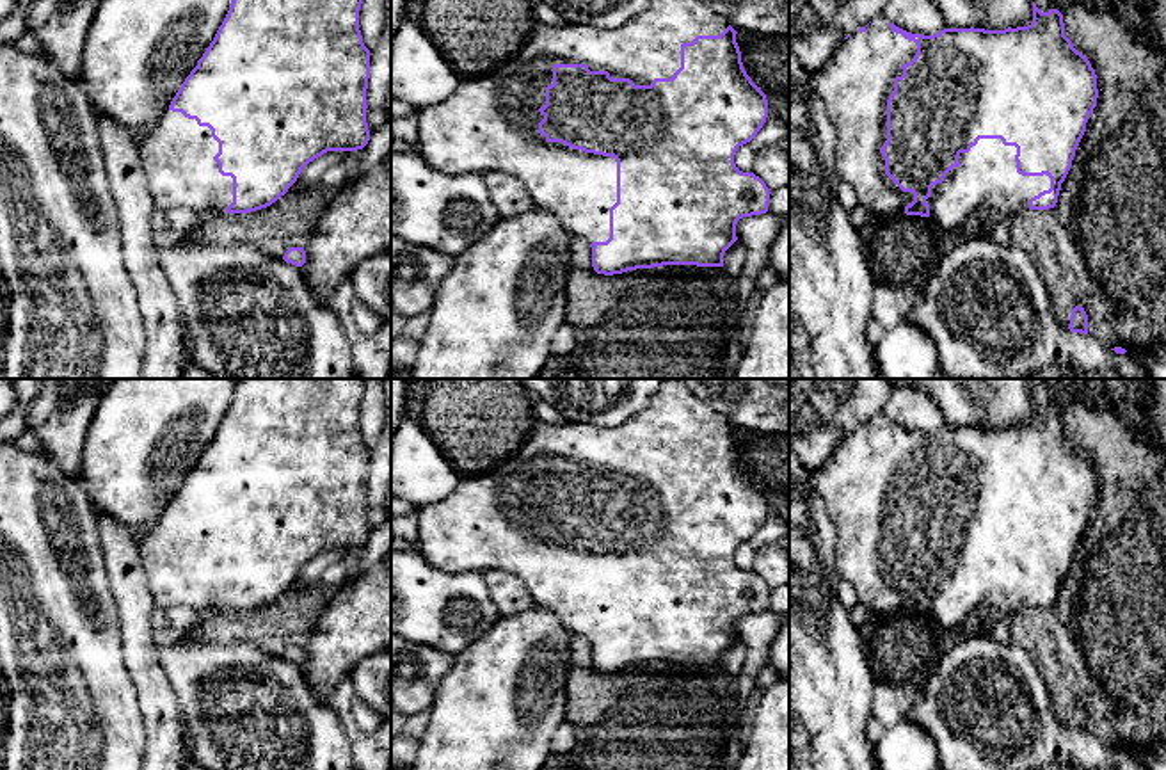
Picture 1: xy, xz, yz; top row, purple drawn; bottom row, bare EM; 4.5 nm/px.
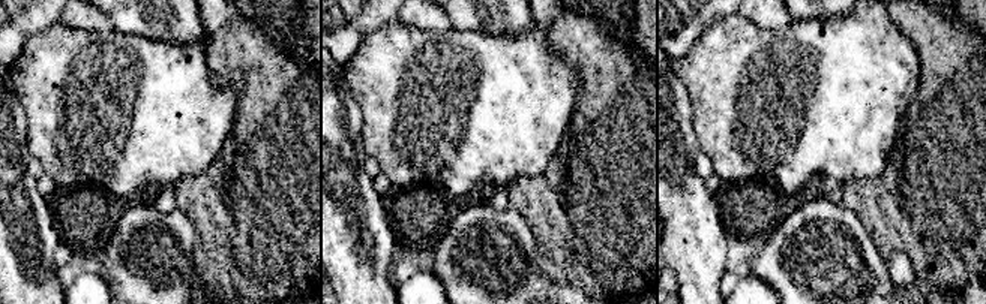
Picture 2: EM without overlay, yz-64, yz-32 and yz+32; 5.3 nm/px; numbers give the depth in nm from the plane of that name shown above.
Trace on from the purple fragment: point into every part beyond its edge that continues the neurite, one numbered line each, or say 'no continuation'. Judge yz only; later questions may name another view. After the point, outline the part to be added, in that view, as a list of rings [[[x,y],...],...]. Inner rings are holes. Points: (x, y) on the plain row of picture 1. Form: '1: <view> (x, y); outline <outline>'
1: yz (987, 578); outline [[[979,537],[969,551],[960,551],[960,565],[953,565],[942,582],[931,585],[930,615],[944,628],[954,628],[979,608],[1011,614],[1029,606],[1029,598],[1050,587],[1050,576],[1022,574],[1017,571],[1017,546],[1004,544],[1001,537]]]

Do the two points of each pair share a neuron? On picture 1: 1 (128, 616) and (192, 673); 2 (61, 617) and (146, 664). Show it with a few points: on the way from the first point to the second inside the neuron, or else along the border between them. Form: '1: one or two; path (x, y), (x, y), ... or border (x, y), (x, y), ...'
1: two; border (157, 649), (160, 667), (173, 689)
2: two; border (116, 610), (123, 665), (135, 690)

